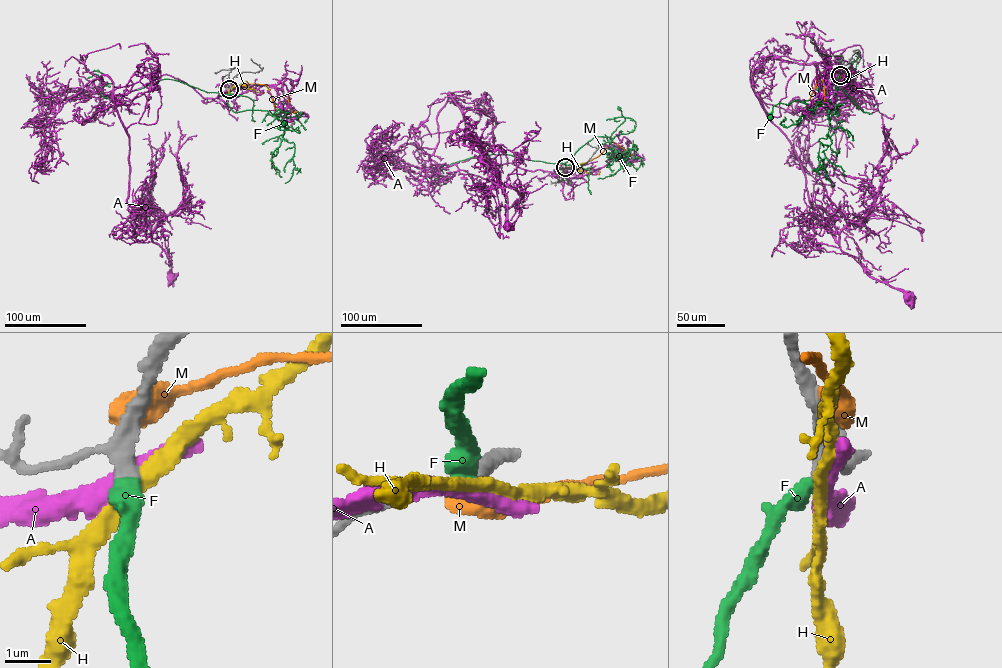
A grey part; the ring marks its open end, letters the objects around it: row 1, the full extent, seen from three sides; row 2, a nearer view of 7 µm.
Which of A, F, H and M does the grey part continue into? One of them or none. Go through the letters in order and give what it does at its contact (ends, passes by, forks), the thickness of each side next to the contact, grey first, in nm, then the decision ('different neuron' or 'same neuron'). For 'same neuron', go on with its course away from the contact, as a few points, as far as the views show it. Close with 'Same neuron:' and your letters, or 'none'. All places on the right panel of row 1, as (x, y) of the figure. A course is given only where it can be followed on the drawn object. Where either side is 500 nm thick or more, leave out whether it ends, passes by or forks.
A: it passes by; 260 nm thick on the grey side, 360 nm on the other; different neuron
F: it ends there; 240 nm thick on the grey side, 440 nm on the other; same neuron; it runs (840, 75), (829, 103), (779, 103), (769, 118)
H: it passes by; 240 nm thick on the grey side, 320 nm on the other; different neuron
M: 280 nm thick on the grey side, 700 nm on the other; different neuron
Same neuron: F

